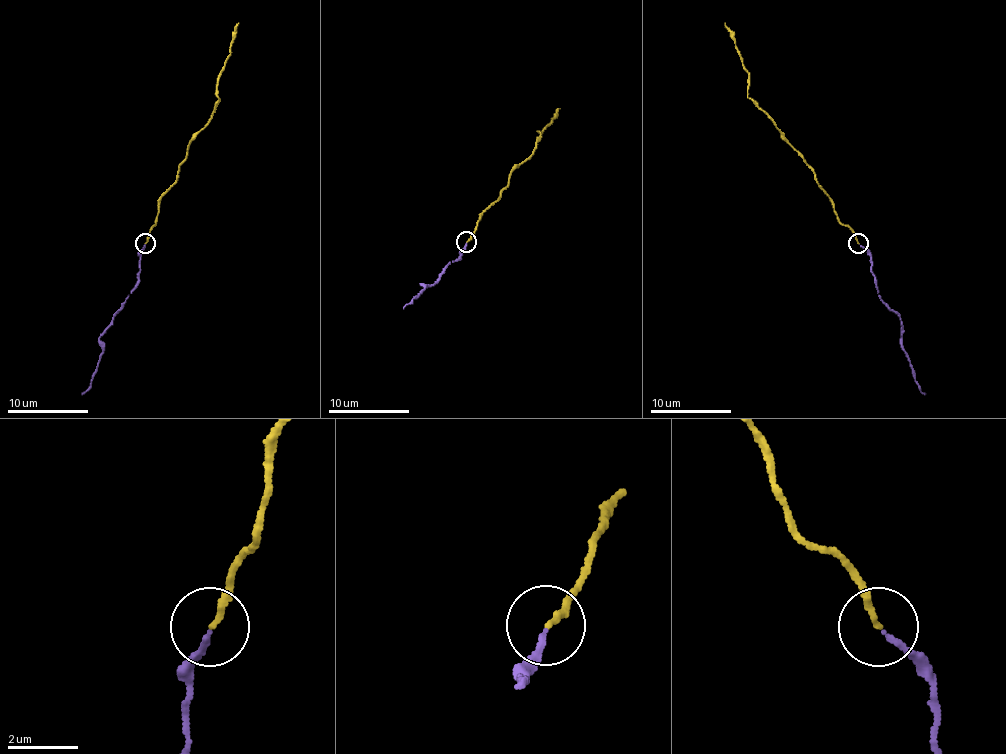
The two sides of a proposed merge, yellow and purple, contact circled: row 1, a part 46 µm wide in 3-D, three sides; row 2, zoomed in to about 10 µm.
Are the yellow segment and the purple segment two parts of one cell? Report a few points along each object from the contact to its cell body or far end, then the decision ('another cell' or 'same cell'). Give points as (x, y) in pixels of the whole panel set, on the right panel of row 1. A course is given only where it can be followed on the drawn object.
yellow runs (858, 244), (835, 213), (833, 201), (815, 179), (813, 168), (748, 95), (748, 71), (725, 22); purple runs (860, 244), (870, 256), (880, 298), (900, 319), (900, 345), (925, 394); same cell

